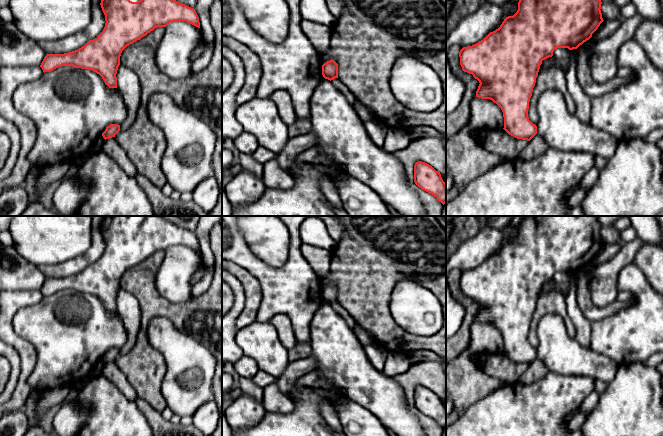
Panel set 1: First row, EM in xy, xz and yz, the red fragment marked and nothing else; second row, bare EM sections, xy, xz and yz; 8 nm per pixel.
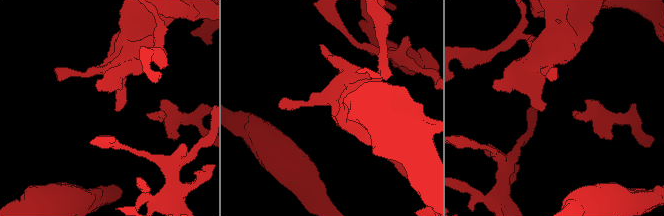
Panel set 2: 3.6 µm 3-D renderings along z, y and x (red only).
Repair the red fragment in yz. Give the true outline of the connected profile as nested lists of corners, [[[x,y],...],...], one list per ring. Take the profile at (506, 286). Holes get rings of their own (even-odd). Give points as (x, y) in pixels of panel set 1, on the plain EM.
[[[524,216],[513,240],[506,241],[500,251],[483,264],[460,274],[462,294],[472,298],[480,307],[476,321],[490,323],[501,332],[504,341],[503,353],[509,359],[530,365],[537,358],[537,350],[528,342],[528,333],[540,289],[543,284],[553,280],[555,273],[577,273],[589,264],[604,245],[601,228],[597,216]]]

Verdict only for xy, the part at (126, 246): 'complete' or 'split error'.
complete

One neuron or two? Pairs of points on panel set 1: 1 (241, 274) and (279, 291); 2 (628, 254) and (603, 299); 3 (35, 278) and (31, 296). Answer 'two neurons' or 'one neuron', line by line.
1: two neurons
2: one neuron
3: two neurons

